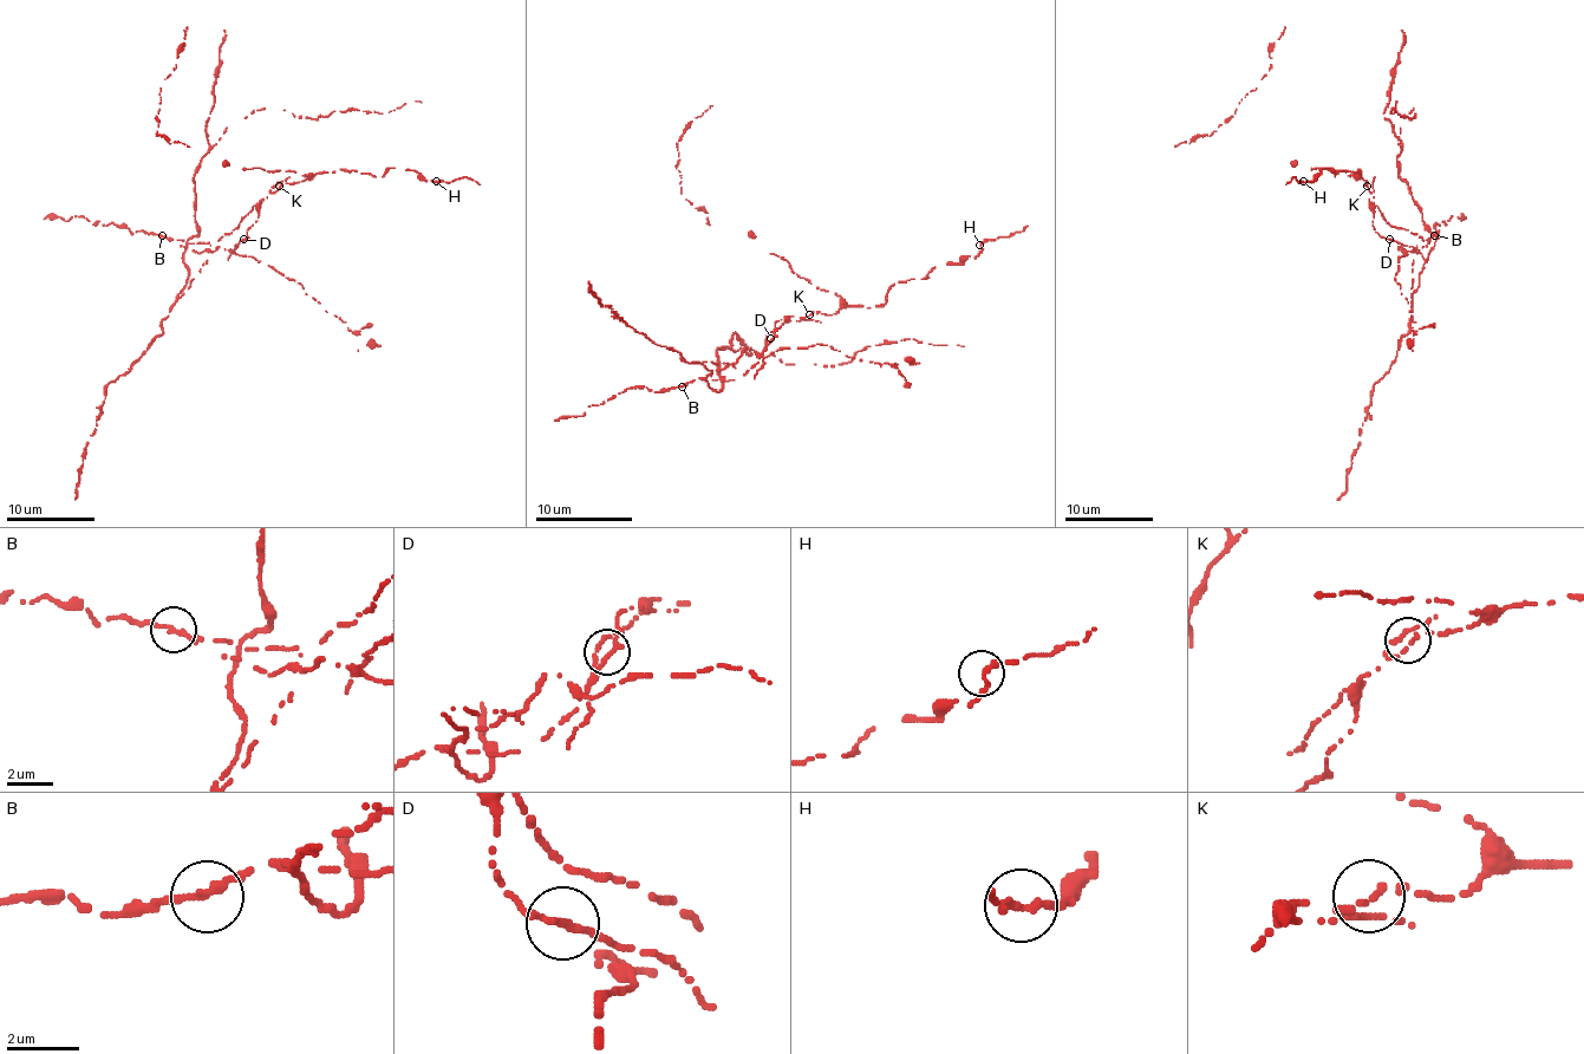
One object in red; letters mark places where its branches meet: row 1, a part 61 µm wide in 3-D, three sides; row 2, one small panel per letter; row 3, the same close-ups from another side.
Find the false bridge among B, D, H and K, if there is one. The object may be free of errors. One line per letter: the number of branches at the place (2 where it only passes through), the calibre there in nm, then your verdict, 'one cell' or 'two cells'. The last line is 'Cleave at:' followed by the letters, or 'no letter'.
B: 2 | 240 nm | two cells
D: 2 | 200 nm | one cell
H: 2 | 240 nm | one cell
K: 1 | 240 nm | one cell
Cleave at: B

